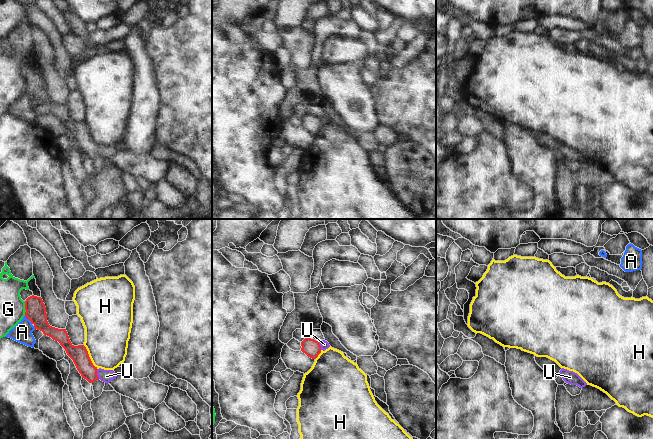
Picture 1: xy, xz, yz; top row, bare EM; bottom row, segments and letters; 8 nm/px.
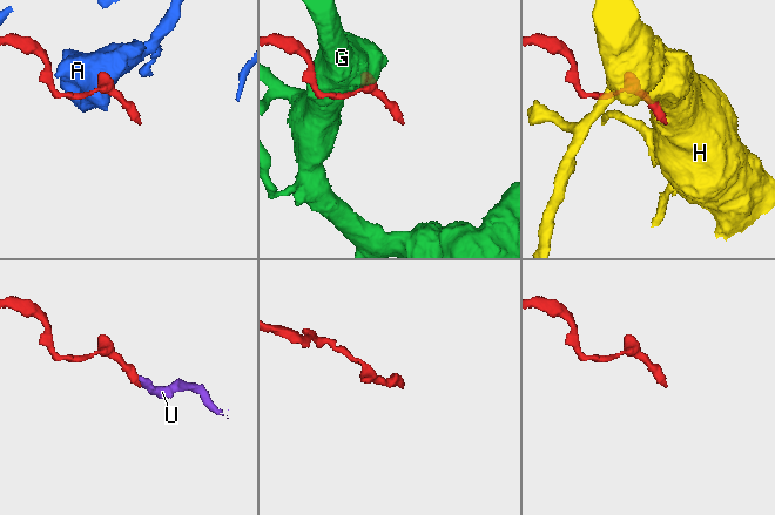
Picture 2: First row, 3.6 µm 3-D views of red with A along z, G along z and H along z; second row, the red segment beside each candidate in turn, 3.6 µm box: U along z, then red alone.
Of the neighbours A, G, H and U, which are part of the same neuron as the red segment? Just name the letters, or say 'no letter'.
U

